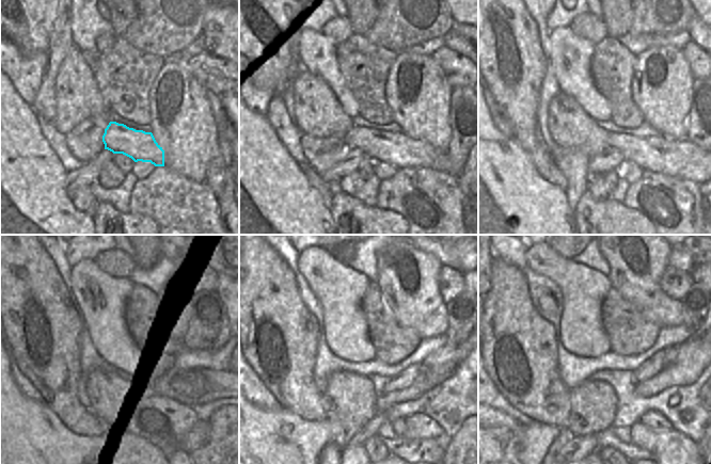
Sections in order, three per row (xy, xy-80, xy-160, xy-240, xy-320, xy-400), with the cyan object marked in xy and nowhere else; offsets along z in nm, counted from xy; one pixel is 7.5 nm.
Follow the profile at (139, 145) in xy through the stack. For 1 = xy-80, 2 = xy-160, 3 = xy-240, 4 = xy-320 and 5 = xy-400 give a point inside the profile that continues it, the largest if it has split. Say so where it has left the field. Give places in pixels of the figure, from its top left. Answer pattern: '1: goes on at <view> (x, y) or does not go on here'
1: goes on at xy-80 (396, 148)
2: goes on at xy-160 (682, 159)
3: goes on at xy-240 (203, 393)
4: goes on at xy-320 (440, 413)
5: goes on at xy-400 (677, 418)

